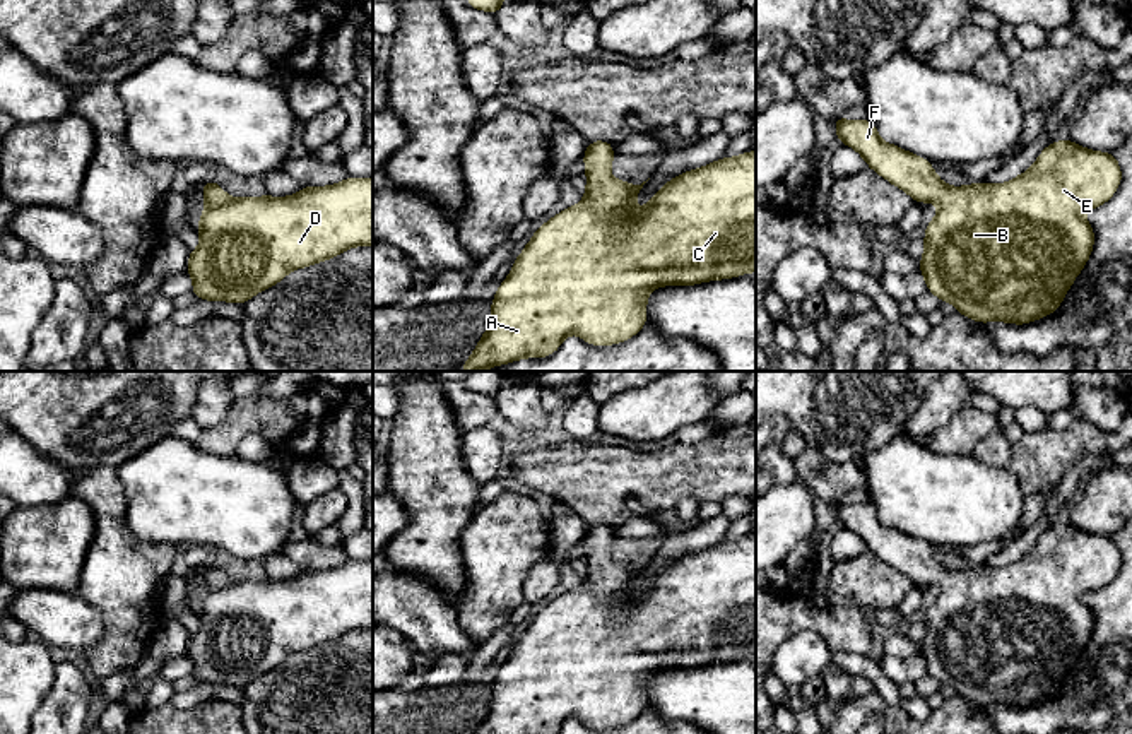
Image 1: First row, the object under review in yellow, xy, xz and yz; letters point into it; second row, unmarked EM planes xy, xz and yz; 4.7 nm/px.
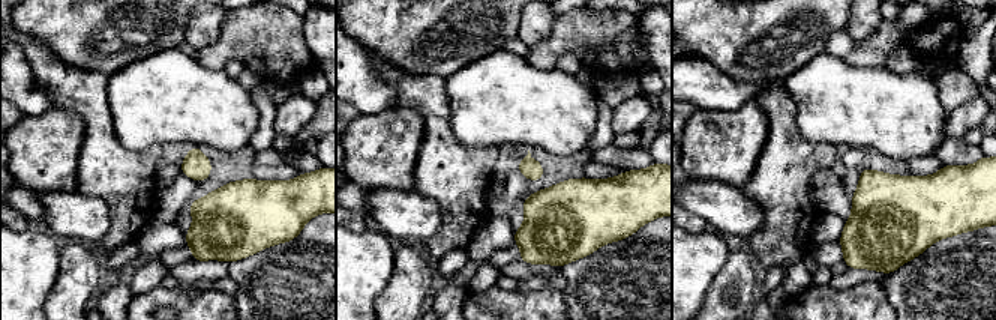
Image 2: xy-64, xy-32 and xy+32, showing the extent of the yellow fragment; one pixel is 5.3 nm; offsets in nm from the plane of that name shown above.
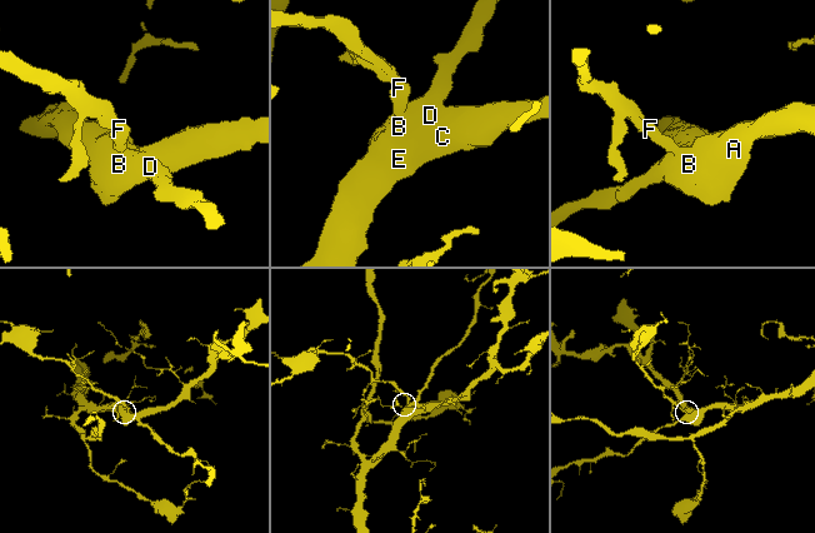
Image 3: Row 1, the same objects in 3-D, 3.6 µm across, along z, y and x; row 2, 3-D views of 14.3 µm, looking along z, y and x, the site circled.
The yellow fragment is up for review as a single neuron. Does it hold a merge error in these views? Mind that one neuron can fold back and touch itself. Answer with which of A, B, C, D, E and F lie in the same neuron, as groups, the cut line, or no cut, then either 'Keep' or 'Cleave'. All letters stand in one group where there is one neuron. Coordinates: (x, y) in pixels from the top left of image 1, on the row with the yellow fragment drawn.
Groups: A B C D E F. No split. Keep

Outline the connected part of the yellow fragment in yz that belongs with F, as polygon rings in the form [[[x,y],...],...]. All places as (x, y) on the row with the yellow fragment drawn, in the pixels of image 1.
[[[840,115],[833,123],[838,142],[853,147],[870,169],[906,192],[913,202],[940,205],[937,216],[925,226],[925,252],[918,260],[920,274],[925,277],[929,293],[940,301],[951,301],[958,313],[980,323],[1024,325],[1057,311],[1094,246],[1094,231],[1082,214],[1108,202],[1122,181],[1122,169],[1113,152],[1089,151],[1069,139],[1045,147],[1028,171],[1007,183],[982,181],[968,186],[947,186],[935,175],[930,161],[882,142],[870,118],[852,121]]]

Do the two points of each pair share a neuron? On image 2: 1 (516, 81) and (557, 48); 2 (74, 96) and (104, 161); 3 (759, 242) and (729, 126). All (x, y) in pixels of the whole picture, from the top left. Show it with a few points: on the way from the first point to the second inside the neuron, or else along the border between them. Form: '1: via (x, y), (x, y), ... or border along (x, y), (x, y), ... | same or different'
1: border along (522, 56), (539, 68), (554, 69) | different
2: via (90, 113), (98, 120), (101, 144) | same
3: border along (761, 152), (750, 179), (741, 190) | different

